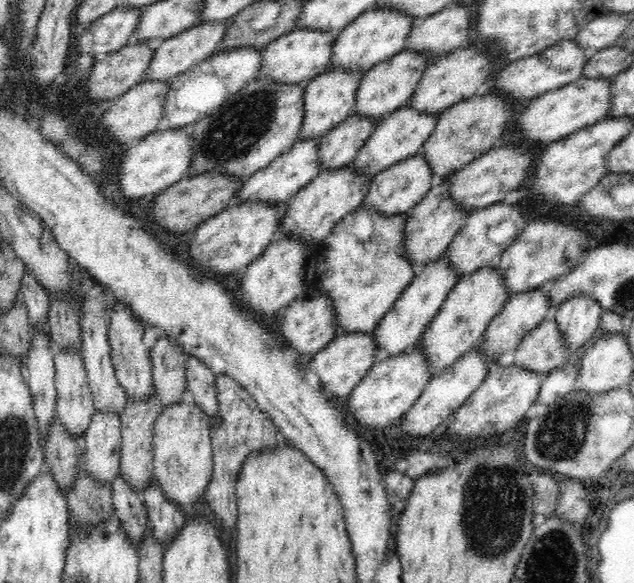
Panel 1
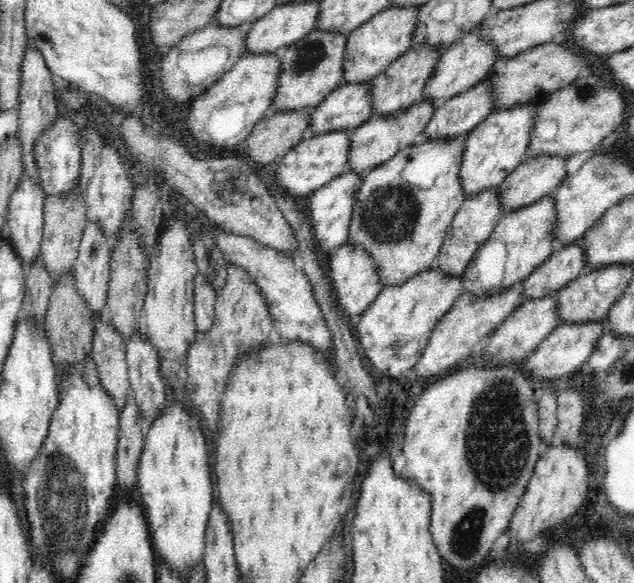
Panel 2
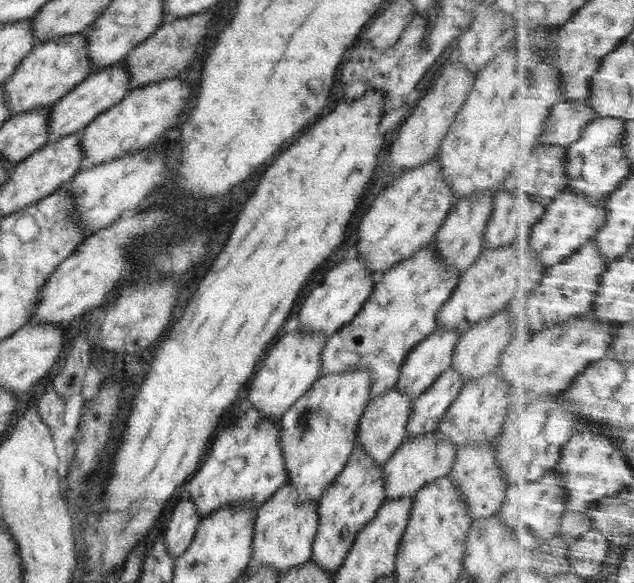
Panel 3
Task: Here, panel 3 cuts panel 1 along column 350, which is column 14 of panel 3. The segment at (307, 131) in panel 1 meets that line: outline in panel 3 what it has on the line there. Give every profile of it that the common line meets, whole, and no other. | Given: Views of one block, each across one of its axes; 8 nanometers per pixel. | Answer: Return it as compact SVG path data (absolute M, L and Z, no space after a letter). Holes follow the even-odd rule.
M82 33L35 44L17 66L16 72L2 84L11 116L52 107L93 71L93 62L87 51L87 40Z

